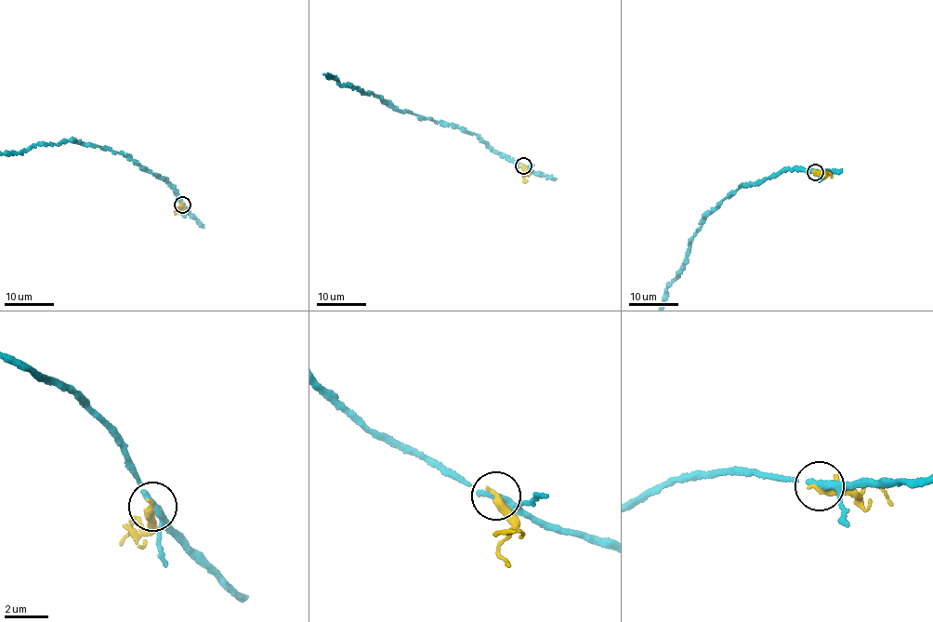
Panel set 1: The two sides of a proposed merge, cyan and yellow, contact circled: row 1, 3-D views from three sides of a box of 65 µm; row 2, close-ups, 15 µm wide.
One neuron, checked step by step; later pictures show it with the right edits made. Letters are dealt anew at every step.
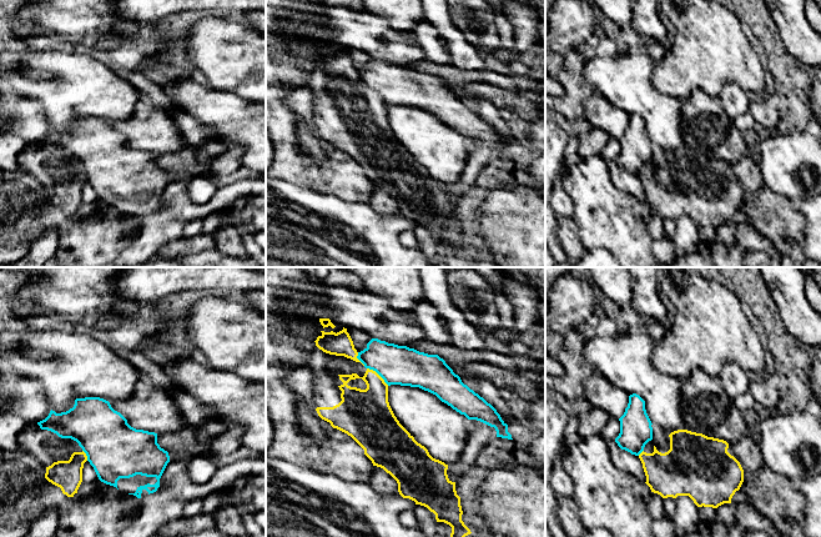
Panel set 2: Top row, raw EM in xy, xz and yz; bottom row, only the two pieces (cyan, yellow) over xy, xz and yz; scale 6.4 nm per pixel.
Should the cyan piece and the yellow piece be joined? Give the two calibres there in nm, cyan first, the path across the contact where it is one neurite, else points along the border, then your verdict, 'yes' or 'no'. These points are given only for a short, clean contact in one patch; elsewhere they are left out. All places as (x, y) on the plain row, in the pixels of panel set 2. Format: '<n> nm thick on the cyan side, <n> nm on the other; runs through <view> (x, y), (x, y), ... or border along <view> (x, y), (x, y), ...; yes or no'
260 nm thick on the cyan side, 280 nm on the other; no

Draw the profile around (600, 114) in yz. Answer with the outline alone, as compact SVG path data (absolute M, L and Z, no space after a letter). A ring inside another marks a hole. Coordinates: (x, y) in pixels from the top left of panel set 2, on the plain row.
M599 91L584 101L585 119L591 127L605 131L609 136L620 139L629 124L629 114L611 105Z

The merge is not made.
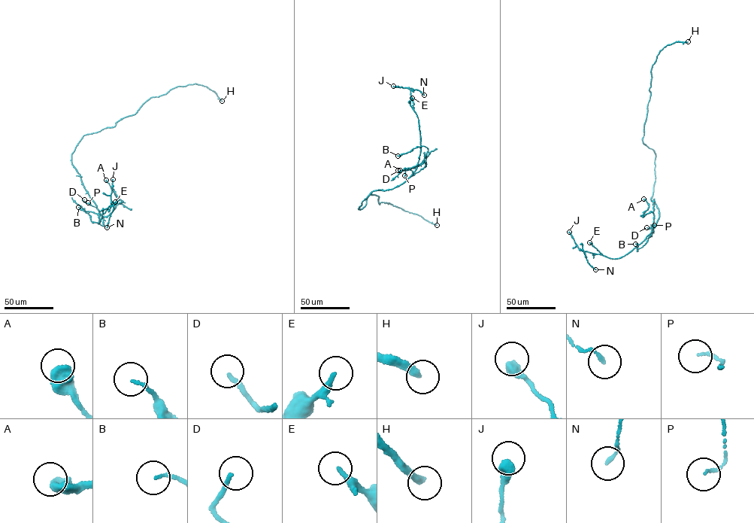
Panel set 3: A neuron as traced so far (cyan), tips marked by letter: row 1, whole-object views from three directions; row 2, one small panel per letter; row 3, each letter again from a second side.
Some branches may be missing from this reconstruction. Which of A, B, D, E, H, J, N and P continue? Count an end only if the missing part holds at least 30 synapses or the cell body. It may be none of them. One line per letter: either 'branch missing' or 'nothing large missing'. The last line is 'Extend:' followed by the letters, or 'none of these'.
A: nothing large missing
B: nothing large missing
D: nothing large missing
E: nothing large missing
H: branch missing
J: nothing large missing
N: nothing large missing
P: nothing large missing
Extend: H

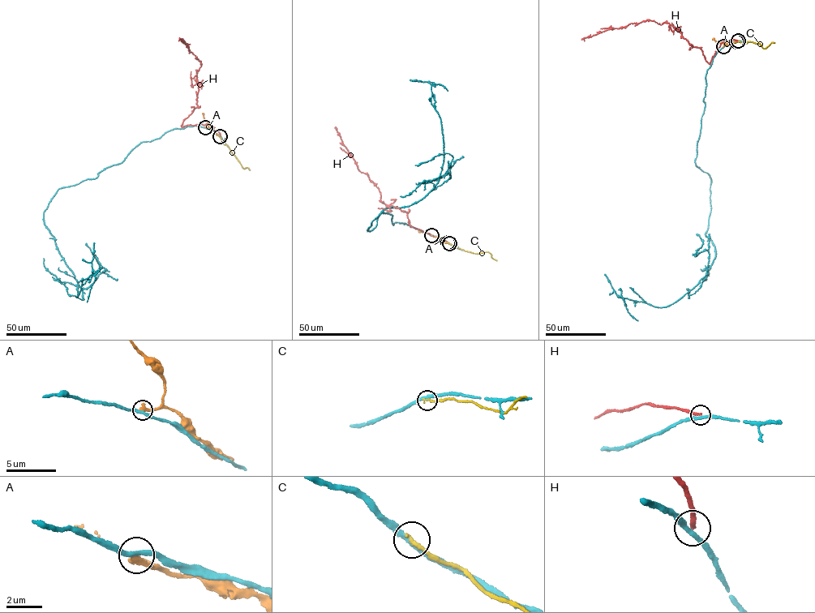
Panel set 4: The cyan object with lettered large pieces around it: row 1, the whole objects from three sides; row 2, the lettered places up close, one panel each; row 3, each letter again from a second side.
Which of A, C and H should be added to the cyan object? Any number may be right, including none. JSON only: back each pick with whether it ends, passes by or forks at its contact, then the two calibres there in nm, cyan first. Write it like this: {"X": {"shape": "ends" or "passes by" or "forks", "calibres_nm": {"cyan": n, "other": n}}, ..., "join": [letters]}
{"join": []}

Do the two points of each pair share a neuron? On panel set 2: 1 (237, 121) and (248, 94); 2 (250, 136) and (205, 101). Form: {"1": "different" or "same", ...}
{"1": "different", "2": "same"}

